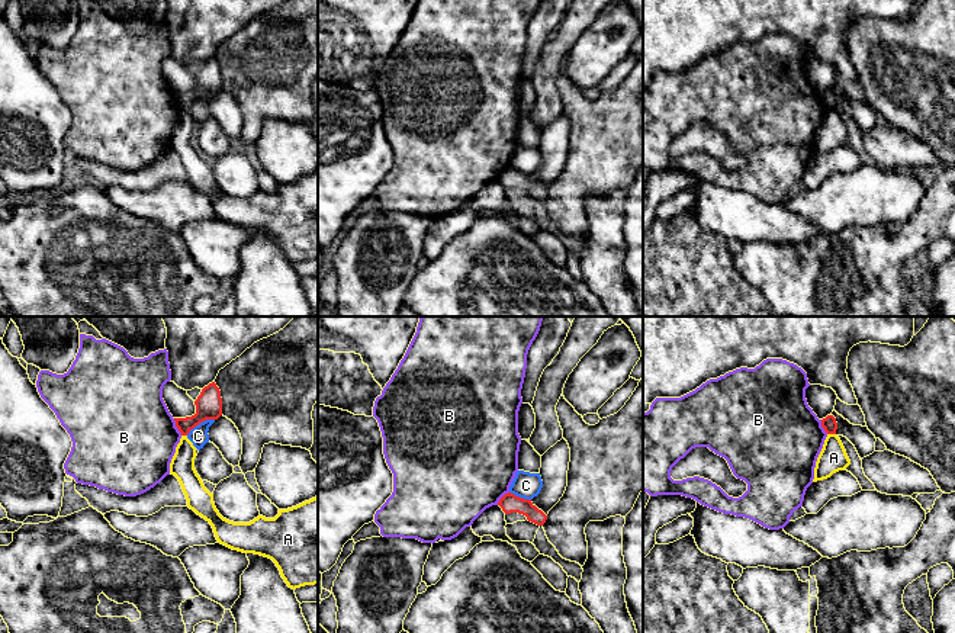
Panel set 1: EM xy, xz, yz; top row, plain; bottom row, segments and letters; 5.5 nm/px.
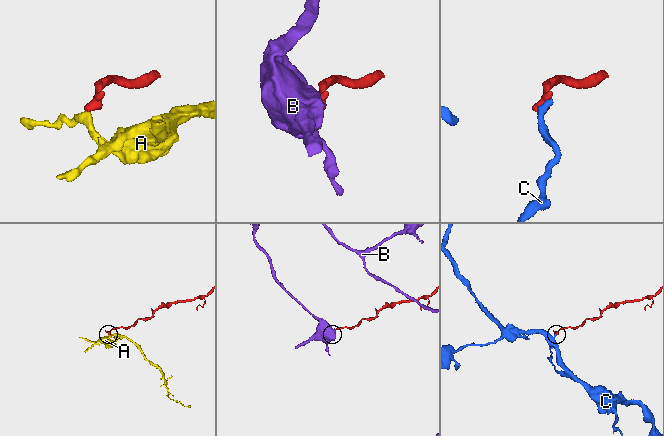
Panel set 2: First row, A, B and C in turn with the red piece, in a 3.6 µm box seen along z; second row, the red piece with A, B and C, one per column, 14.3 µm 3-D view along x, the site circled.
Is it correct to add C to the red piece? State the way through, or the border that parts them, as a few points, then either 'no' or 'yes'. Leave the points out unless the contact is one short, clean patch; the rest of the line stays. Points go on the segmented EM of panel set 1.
along xy (214, 418), (201, 421), (186, 434) | no

